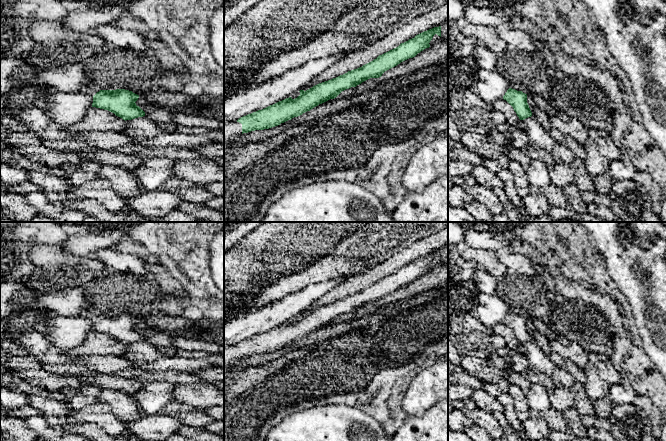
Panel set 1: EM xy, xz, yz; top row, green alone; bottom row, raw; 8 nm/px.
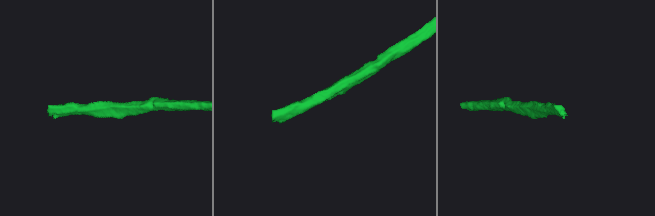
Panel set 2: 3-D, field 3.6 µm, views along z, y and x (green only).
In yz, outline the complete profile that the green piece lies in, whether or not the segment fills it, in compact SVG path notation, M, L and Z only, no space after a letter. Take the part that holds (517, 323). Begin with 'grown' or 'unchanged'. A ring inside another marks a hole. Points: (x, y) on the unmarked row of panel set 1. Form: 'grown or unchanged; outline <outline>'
unchanged; outline M509 312L503 320L503 323L513 331L520 344L524 344L532 340L532 336L527 327L527 318L522 315Z

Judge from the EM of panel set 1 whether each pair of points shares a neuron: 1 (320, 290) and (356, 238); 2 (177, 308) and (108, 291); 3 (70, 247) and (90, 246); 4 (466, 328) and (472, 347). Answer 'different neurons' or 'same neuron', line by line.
1: different neurons
2: same neuron
3: same neuron
4: same neuron

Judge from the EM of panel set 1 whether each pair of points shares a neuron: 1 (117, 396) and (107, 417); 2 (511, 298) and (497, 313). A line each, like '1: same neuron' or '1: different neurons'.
1: different neurons
2: different neurons

